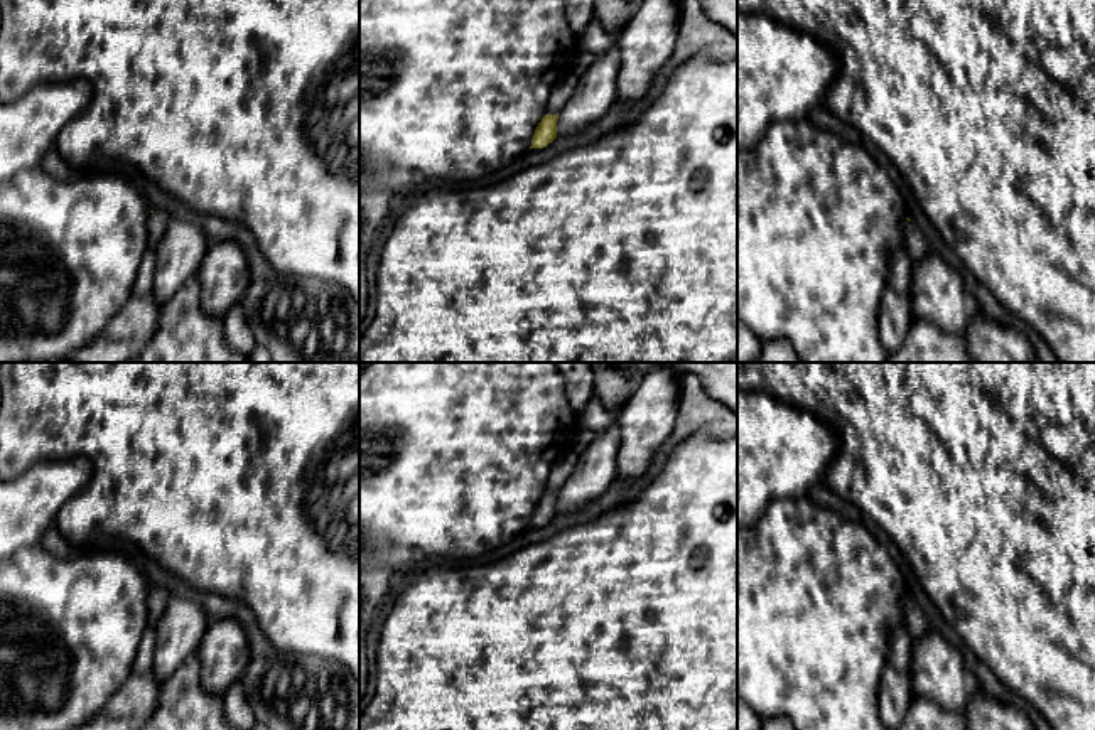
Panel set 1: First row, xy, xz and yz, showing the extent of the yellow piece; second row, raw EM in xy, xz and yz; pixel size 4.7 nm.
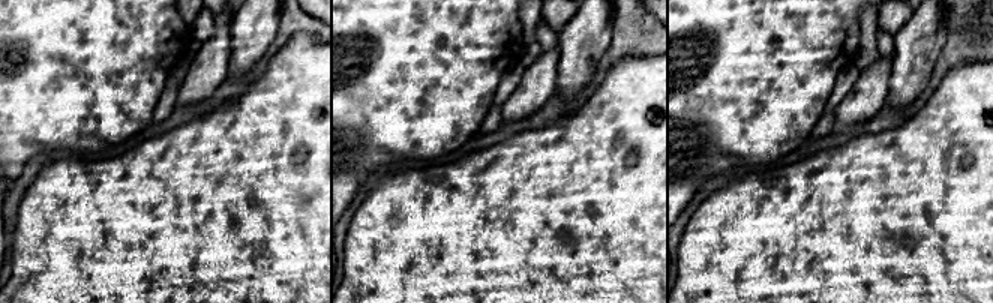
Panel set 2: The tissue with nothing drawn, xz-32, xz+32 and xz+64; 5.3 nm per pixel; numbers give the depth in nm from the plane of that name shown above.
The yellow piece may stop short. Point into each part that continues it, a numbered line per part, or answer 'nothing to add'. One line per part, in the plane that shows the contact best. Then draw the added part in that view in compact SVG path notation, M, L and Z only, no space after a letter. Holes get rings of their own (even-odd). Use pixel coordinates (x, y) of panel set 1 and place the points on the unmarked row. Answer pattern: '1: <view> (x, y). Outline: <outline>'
1: yz (916, 624). Outline: M908 597L903 600L904 605L904 629L913 639L920 639L931 631L931 625L923 610Z

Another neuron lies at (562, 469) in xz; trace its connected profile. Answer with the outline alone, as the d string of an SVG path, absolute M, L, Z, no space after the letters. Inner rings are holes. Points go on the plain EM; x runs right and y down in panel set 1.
M569 448L552 467L548 479L547 479L547 486L545 486L545 492L557 492L560 491L560 487L567 482L567 479L570 477L577 460L579 460L579 454L575 454L572 448Z

